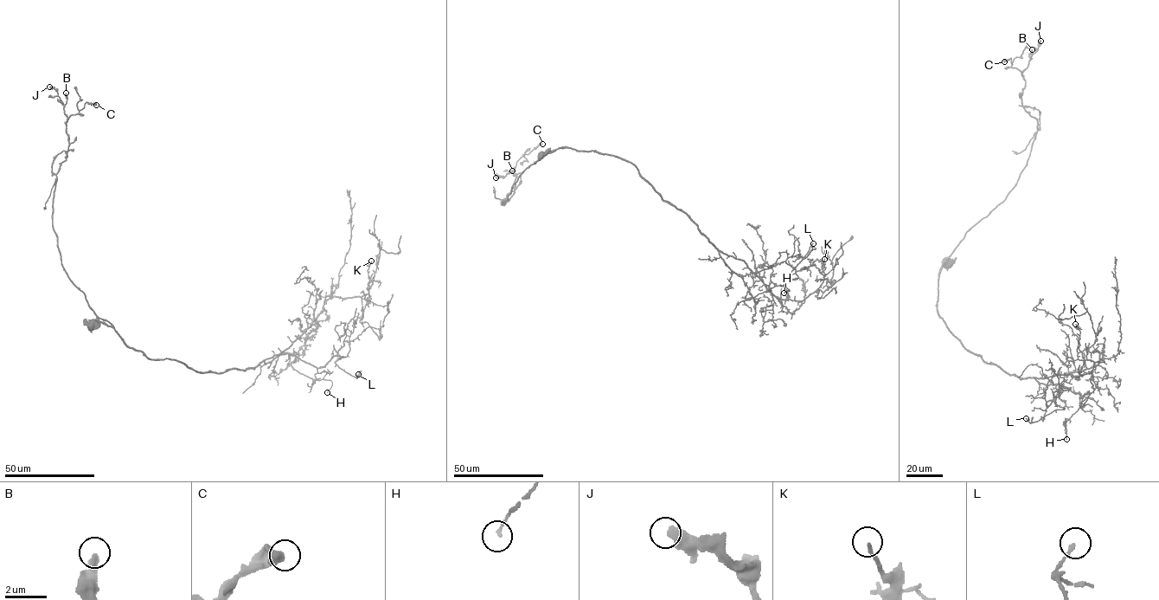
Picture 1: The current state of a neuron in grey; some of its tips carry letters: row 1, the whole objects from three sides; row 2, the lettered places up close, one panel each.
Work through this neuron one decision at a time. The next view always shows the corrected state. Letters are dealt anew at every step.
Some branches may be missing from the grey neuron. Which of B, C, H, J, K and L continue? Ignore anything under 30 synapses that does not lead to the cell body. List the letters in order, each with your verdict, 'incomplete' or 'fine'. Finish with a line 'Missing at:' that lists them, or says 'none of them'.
B: fine
C: fine
H: fine
J: fine
K: fine
L: fine
Missing at: none of them

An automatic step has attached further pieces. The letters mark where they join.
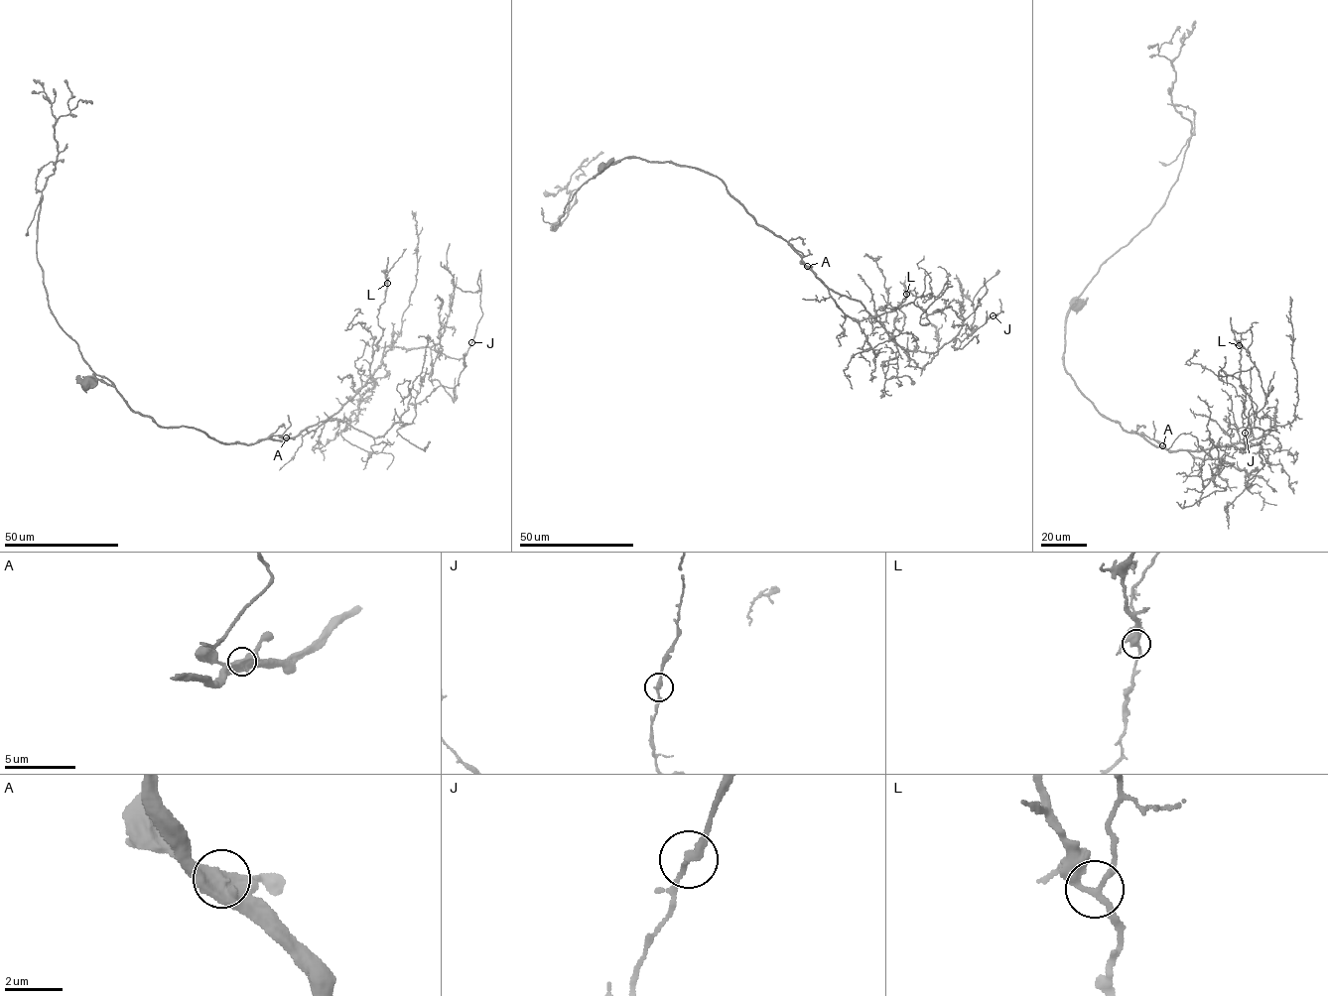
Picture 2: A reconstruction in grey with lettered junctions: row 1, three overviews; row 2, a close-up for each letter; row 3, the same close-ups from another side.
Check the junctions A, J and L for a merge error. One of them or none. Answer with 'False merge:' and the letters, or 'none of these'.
False merge: A

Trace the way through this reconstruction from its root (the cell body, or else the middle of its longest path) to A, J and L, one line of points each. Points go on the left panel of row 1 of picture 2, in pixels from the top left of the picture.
A: (86, 384), (93, 374), (104, 376), (132, 410), (160, 426), (198, 429), (222, 443), (247, 444), (286, 437)
J: (86, 384), (104, 376), (162, 427), (228, 444), (280, 441), (335, 414), (386, 346), (463, 359), (471, 342)
L: (86, 384), (104, 376), (160, 426), (198, 429), (222, 443), (292, 437), (334, 415), (370, 376), (387, 283)

